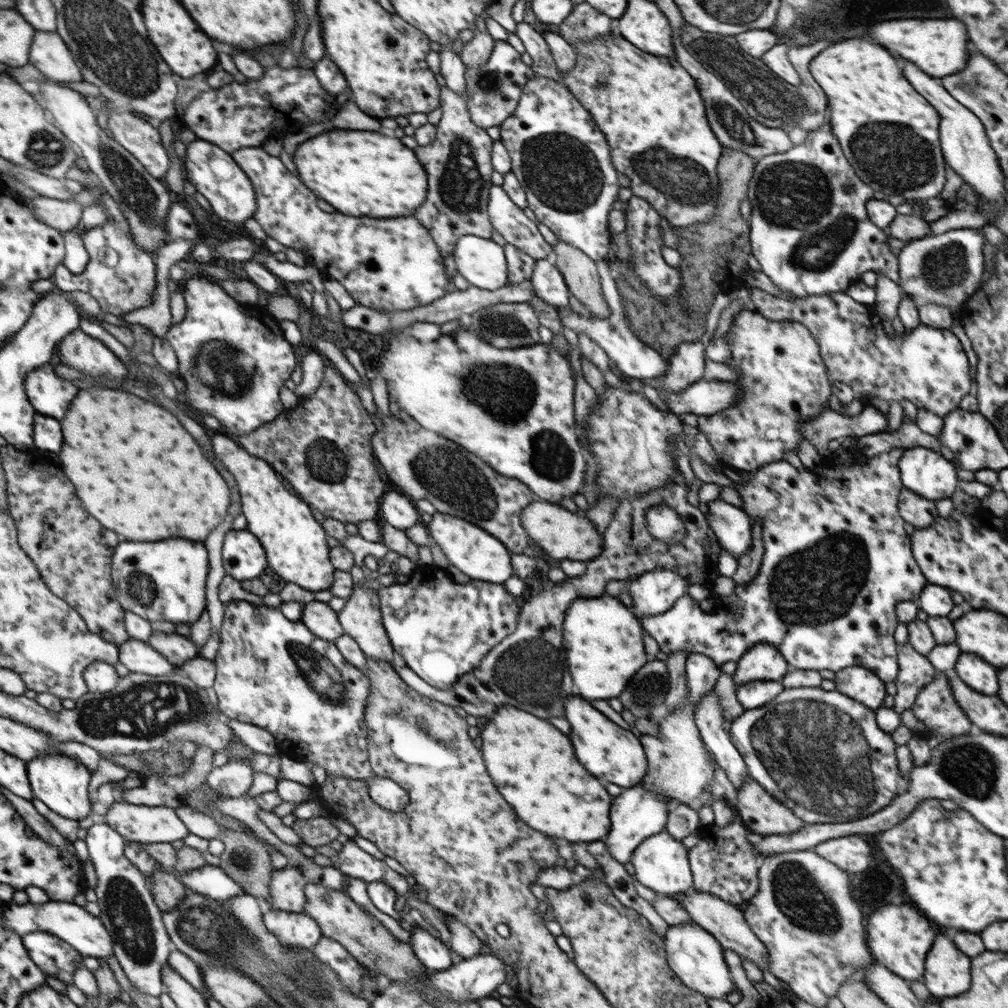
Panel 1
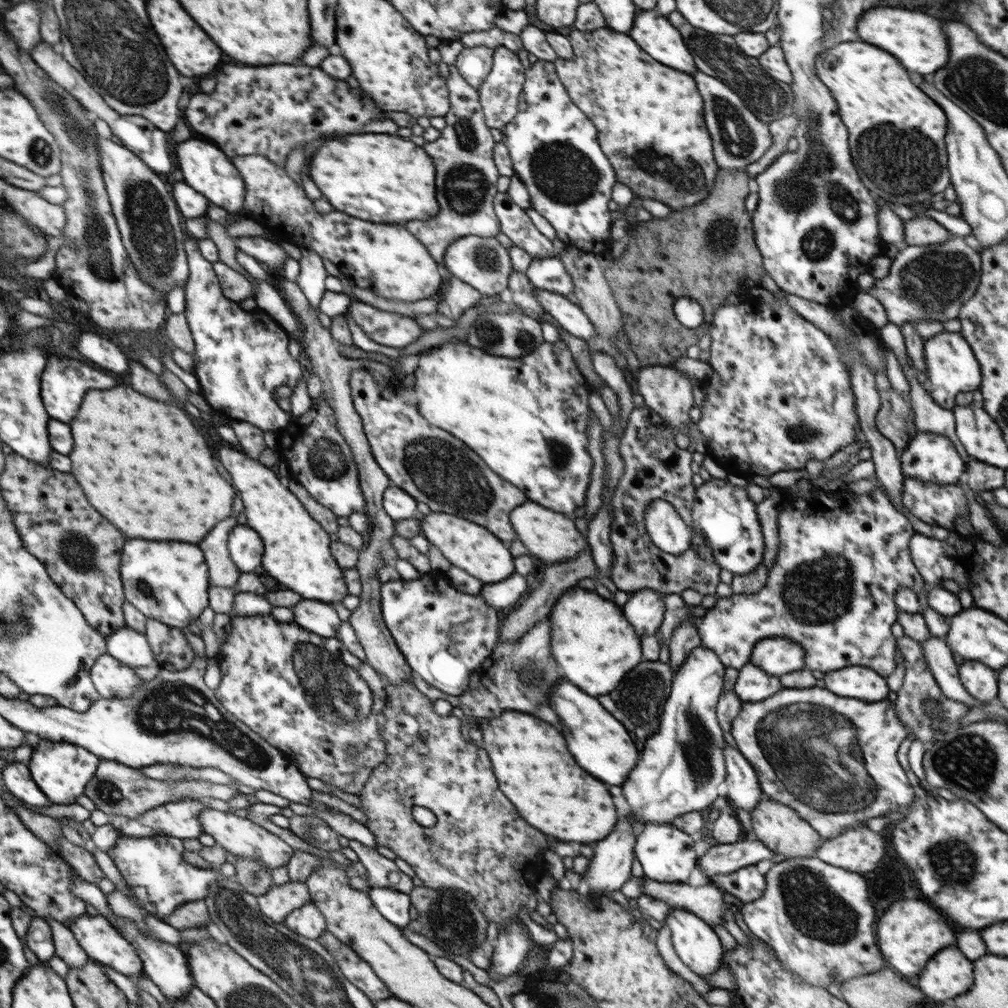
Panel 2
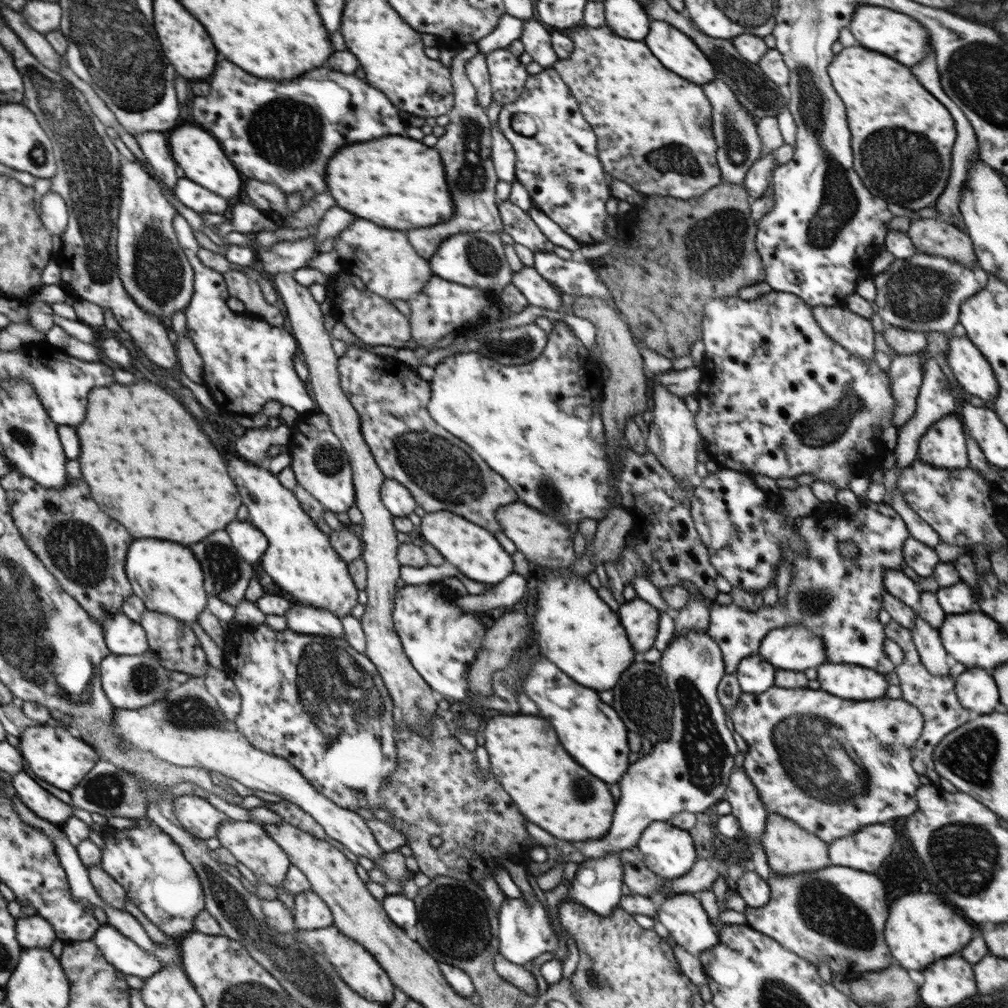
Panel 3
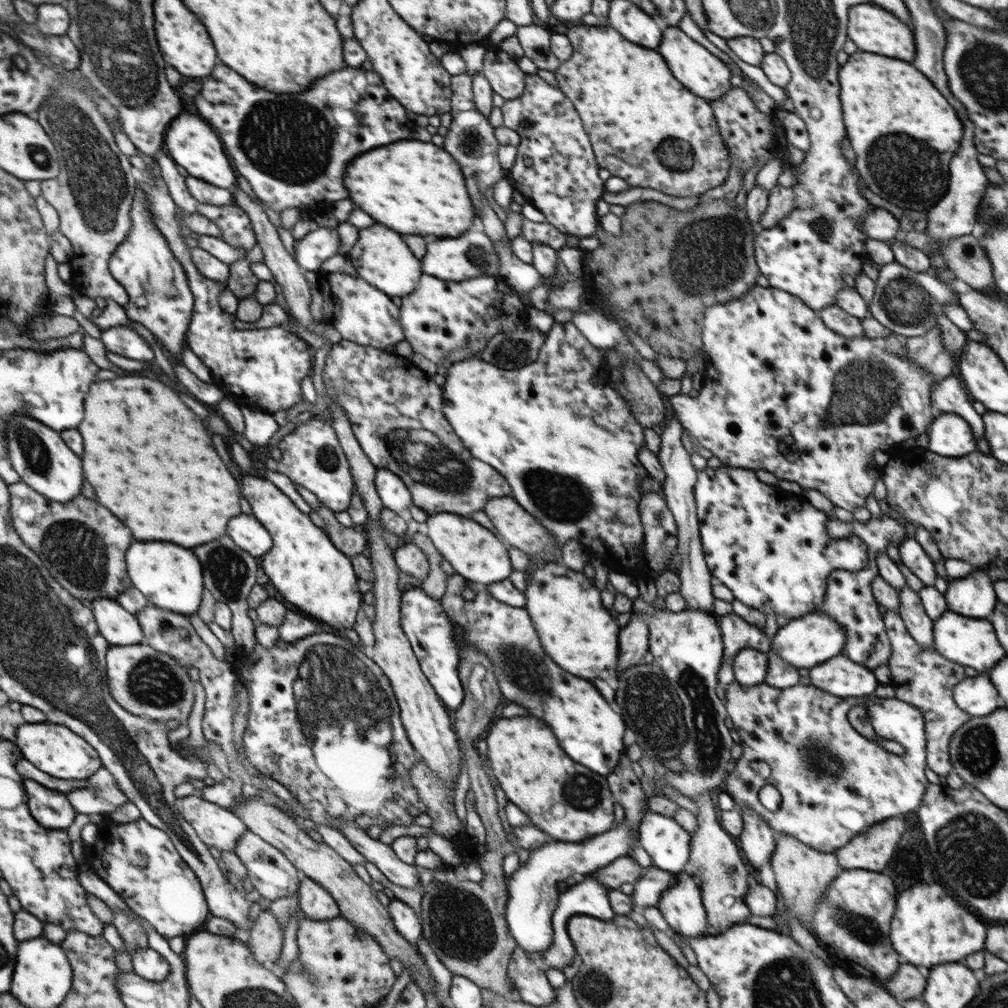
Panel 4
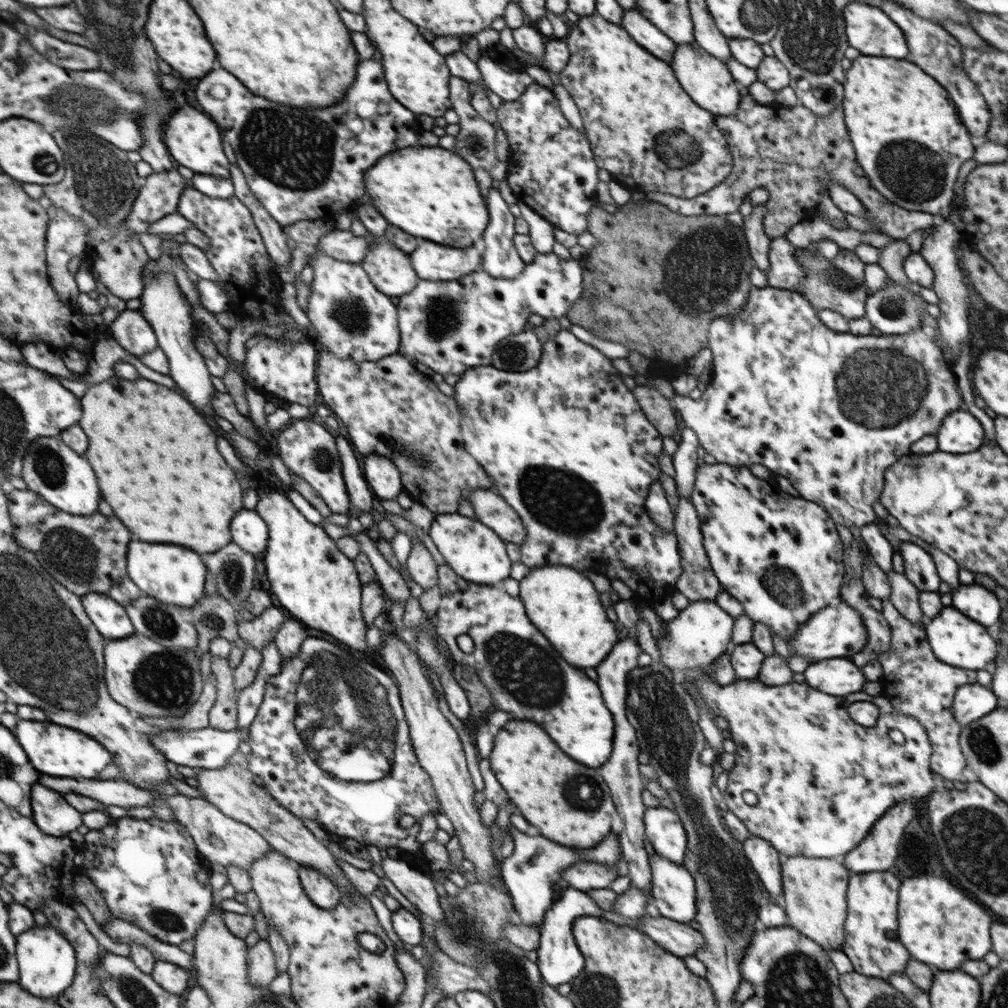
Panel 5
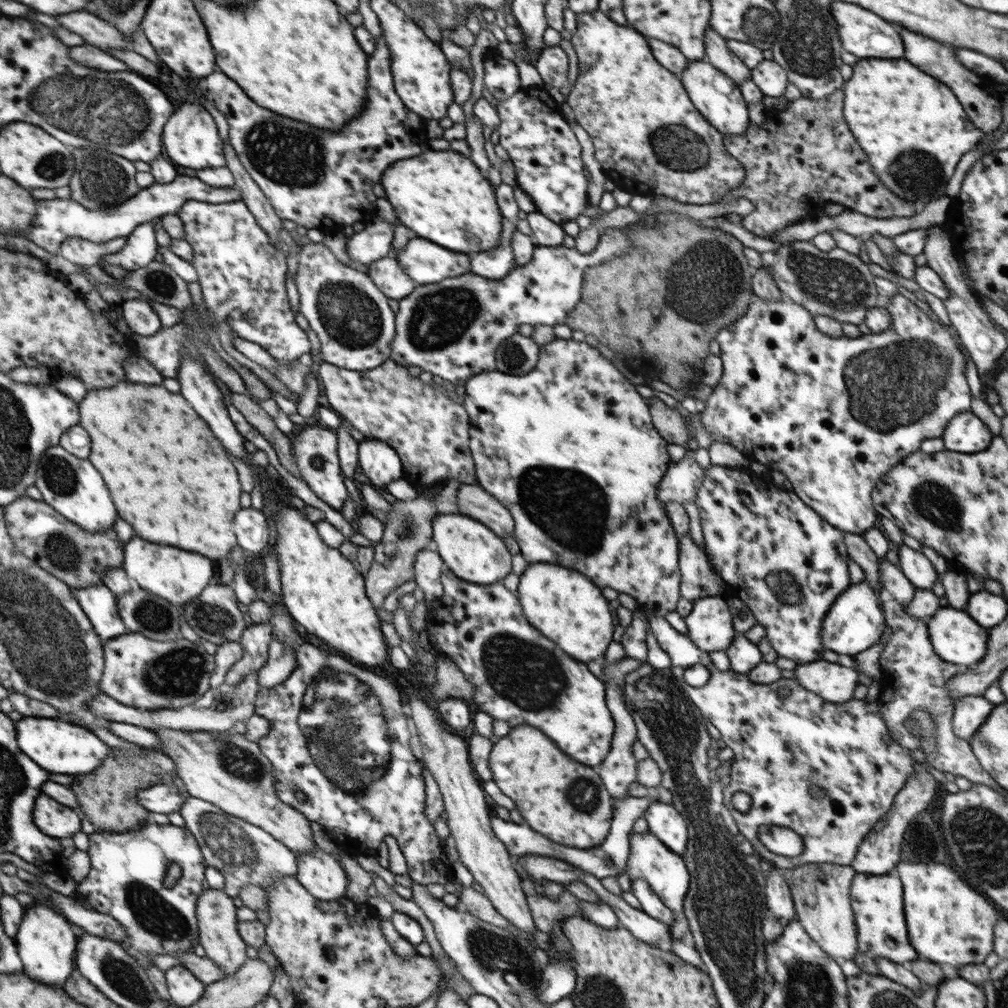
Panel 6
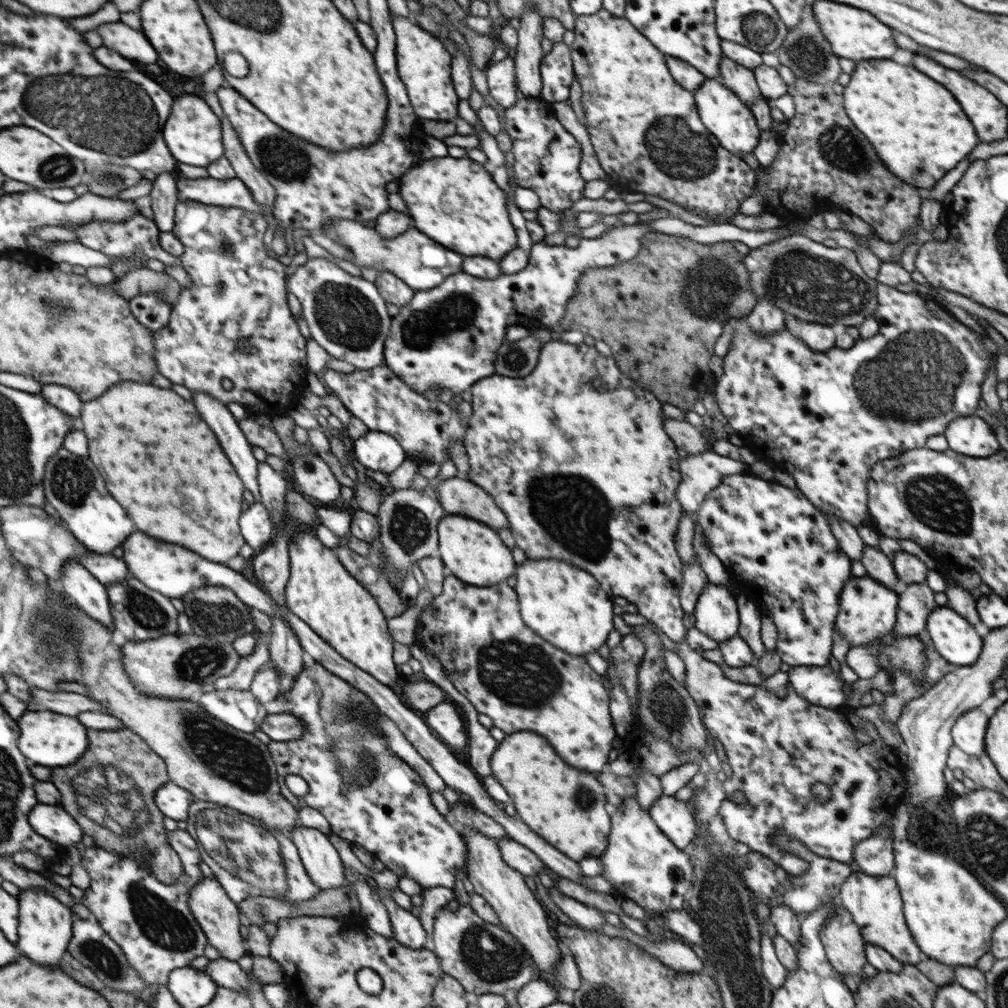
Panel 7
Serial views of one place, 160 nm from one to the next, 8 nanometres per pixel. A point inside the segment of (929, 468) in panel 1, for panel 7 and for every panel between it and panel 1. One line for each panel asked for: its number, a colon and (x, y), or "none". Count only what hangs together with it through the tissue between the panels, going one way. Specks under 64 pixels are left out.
2: (932, 458)
3: (944, 445)
4: (950, 435)
5: (960, 432)
6: (966, 433)
7: (974, 436)

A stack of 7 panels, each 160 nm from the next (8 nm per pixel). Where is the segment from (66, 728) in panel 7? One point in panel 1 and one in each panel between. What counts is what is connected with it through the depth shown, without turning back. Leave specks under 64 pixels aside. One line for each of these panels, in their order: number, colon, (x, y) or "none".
1: (61, 782)
2: (61, 769)
3: (55, 755)
4: (58, 751)
5: (56, 750)
6: (60, 747)

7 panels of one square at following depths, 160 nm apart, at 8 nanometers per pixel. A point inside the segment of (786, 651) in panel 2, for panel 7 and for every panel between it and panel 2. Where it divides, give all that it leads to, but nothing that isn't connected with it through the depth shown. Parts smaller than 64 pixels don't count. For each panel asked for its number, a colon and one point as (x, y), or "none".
3: (794, 647)
4: (810, 640)
5: (837, 631)
6: (855, 622)
7: (867, 609)

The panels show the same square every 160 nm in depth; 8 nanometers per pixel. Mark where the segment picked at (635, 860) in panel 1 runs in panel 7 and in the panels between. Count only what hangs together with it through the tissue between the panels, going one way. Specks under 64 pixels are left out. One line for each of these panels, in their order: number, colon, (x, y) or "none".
2: (667, 855)
3: (668, 851)
4: (666, 842)
5: (663, 828)
6: (668, 825)
7: (673, 817)

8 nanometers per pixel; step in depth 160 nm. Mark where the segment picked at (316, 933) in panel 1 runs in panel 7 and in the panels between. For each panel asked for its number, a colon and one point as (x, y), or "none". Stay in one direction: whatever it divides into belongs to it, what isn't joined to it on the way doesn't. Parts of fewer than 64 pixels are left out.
2: (308, 921)
3: (312, 913)
4: (314, 901)
5: (318, 888)
6: (319, 873)
7: (322, 862)

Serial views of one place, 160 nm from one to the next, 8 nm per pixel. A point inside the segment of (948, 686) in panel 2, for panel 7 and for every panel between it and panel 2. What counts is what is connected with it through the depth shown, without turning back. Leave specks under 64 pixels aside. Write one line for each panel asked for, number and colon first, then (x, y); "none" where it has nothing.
3: (927, 640)
4: (920, 626)
5: (904, 596)
6: (891, 577)
7: (878, 566)

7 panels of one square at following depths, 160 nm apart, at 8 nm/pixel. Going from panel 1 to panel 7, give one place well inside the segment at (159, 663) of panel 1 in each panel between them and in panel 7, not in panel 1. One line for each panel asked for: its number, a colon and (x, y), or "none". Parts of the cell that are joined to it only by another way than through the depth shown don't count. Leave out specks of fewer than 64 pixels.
2: (131, 647)
3: (124, 636)
4: (121, 628)
5: (111, 618)
6: (100, 604)
7: (82, 588)

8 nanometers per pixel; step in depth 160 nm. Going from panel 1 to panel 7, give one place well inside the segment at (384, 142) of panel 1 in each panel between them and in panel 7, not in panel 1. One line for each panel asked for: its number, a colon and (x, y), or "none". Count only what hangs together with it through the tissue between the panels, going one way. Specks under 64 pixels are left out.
2: (381, 178)
3: (398, 183)
4: (434, 200)
5: (429, 192)
6: (442, 196)
7: (446, 193)

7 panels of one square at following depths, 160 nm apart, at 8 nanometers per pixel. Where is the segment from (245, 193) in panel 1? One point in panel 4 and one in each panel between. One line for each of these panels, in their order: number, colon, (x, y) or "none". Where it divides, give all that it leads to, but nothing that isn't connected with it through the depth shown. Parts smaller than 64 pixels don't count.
2: (206, 168)
3: (200, 155)
4: (191, 143)

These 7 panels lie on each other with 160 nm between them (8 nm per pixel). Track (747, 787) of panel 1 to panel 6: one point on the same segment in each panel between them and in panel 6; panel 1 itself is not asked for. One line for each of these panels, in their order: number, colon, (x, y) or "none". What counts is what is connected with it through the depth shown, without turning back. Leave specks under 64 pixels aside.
2: (779, 827)
3: (790, 850)
4: (803, 874)
5: (814, 889)
6: (821, 892)

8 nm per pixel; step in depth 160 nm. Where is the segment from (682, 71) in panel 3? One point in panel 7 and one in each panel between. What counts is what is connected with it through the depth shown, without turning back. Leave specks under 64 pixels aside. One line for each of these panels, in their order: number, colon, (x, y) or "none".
4: (703, 73)
5: (709, 83)
6: (716, 96)
7: (727, 118)

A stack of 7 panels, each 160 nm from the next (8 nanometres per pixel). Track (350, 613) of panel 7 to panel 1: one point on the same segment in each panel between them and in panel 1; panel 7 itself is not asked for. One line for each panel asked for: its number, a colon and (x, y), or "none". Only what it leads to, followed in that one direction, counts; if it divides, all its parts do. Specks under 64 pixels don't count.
1: (295, 544)
2: (297, 554)
3: (299, 558)
4: (303, 564)
5: (314, 582)
6: (323, 591)

